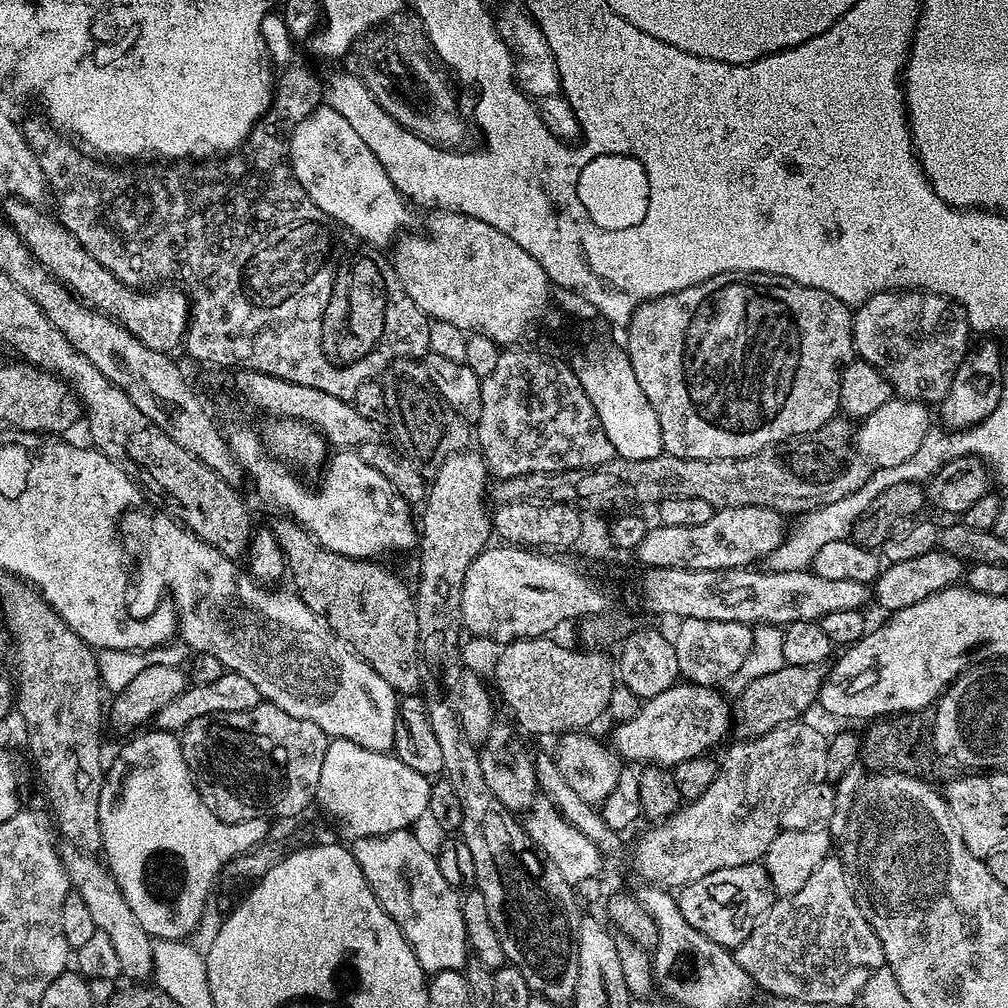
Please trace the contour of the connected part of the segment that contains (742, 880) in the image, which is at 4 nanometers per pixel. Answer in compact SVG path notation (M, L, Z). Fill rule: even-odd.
M757 862L746 866L730 866L726 870L714 870L714 874L706 874L706 878L698 878L698 882L688 884L679 889L678 903L680 912L706 938L718 942L724 948L734 950L754 930L760 917L772 907L774 893L768 871L763 863Z

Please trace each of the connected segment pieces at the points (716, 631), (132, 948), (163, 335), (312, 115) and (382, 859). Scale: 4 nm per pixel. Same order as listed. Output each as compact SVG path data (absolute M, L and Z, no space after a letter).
M690 618L680 620L677 623L674 643L678 654L678 670L681 677L690 684L707 684L709 686L720 686L720 683L731 681L734 674L746 662L746 654L750 654L752 646L752 628L742 622L714 622L706 618Z
M71 846L65 849L62 852L62 859L71 887L78 894L82 894L82 899L85 900L90 915L94 918L96 931L110 937L114 951L118 953L118 963L122 966L123 975L129 976L128 980L132 982L147 981L153 975L153 937L149 936L146 930L142 930L142 922L134 918L134 910L130 910L130 902L126 902L118 882L107 867L91 852L80 852L79 849Z
M19 198L9 199L7 204L7 218L15 226L17 234L24 239L24 245L48 267L56 279L63 280L69 288L78 290L89 305L116 317L126 330L130 330L143 344L150 346L150 350L171 353L172 348L181 347L184 332L188 329L190 301L179 287L160 286L155 290L128 288L118 278L110 275L82 247L78 238L55 215L47 216L36 209L39 207L35 203Z
M321 106L308 113L292 130L288 141L288 155L292 161L294 174L309 198L324 213L332 217L337 225L343 226L365 244L391 245L407 229L404 227L408 224L409 201L400 195L394 182L390 182L390 174L382 170L382 162L374 158L370 146L362 142L361 136L350 127L350 122L346 122L346 118L342 118L342 114L338 114L338 110L330 106Z
M403 828L381 836L367 836L361 840L351 841L350 850L370 886L370 890L378 898L378 902L394 918L408 944L414 950L418 962L425 973L435 974L446 970L461 971L470 957L466 922L463 921L461 893L442 878L442 870L438 870L435 855L415 836L415 831Z

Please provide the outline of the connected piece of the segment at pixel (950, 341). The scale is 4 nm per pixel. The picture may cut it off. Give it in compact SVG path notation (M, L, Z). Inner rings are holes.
M889 290L886 292L873 292L870 298L866 298L855 309L852 317L852 347L855 355L859 359L865 360L870 366L877 368L887 380L892 381L892 391L897 397L906 400L918 400L929 406L939 405L940 401L950 390L950 382L954 382L954 374L958 370L958 366L964 361L964 357L970 351L970 343L968 344L968 336L970 337L970 329L968 320L964 316L964 310L960 305L954 303L947 296L937 296L935 294L925 294L919 290Z

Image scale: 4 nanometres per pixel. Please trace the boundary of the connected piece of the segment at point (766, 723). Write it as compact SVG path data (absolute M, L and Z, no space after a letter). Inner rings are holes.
M785 664L784 667L774 670L774 674L762 674L762 678L754 678L754 682L744 685L742 691L739 693L740 705L737 703L734 708L734 732L737 732L737 737L740 738L751 738L754 736L761 736L766 734L770 730L774 730L774 726L782 726L783 724L791 724L793 722L799 721L800 716L804 711L807 710L811 704L815 705L820 698L820 687L823 686L826 679L826 672L823 667L820 666L794 666L793 664Z

